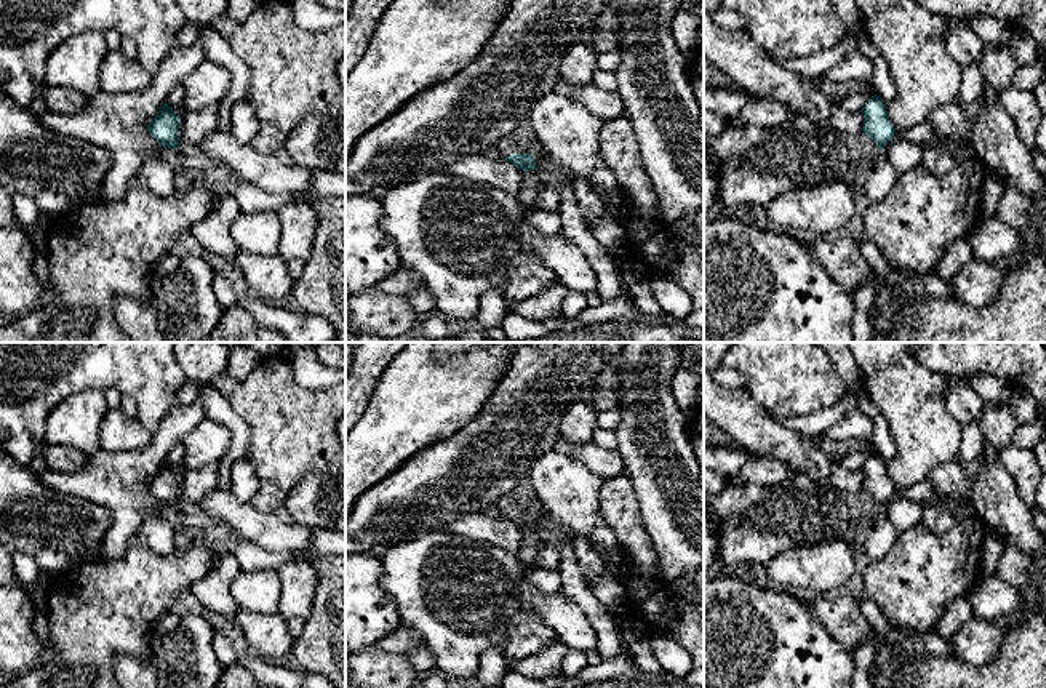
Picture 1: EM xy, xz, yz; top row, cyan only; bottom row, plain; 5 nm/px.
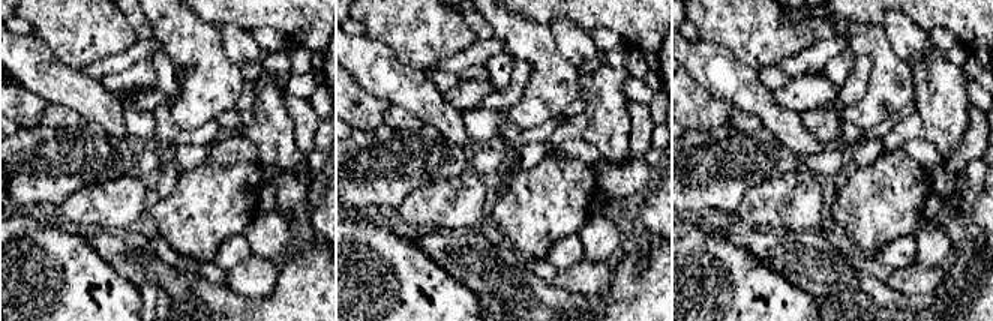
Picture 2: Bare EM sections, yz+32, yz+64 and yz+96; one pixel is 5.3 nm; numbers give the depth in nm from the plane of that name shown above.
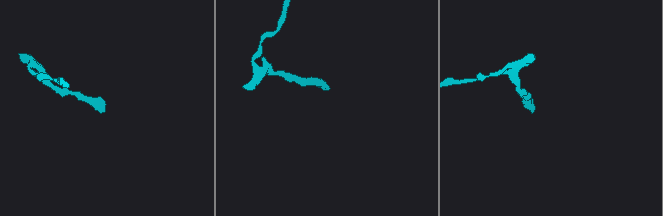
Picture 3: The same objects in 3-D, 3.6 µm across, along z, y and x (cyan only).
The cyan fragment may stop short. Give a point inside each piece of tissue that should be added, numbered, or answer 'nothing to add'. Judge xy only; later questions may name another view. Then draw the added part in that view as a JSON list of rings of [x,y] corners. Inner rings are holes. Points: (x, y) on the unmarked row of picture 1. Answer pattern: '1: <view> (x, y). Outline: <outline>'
nothing to add

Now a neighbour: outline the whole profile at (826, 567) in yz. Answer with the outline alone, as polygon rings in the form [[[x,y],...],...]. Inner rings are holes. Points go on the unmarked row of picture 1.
[[[848,539],[792,547],[766,565],[769,579],[782,589],[836,592],[854,573],[854,549]]]

